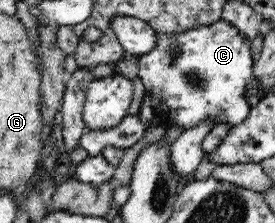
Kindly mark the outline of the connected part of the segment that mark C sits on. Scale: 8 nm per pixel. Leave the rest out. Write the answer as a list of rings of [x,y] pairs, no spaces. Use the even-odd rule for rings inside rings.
[[[223,18],[205,26],[191,27],[185,32],[156,31],[156,34],[155,46],[149,52],[136,56],[136,61],[139,68],[138,76],[145,88],[151,87],[155,95],[159,93],[163,97],[164,106],[167,108],[167,114],[163,118],[166,125],[179,125],[188,129],[209,117],[215,124],[231,123],[231,126],[235,126],[247,118],[253,101],[243,98],[242,92],[250,76],[254,74],[253,56],[250,52],[252,40],[244,38],[244,34],[241,34],[237,27]],[[171,44],[179,44],[183,48],[182,56],[176,59],[176,63],[167,63],[167,46]]]

